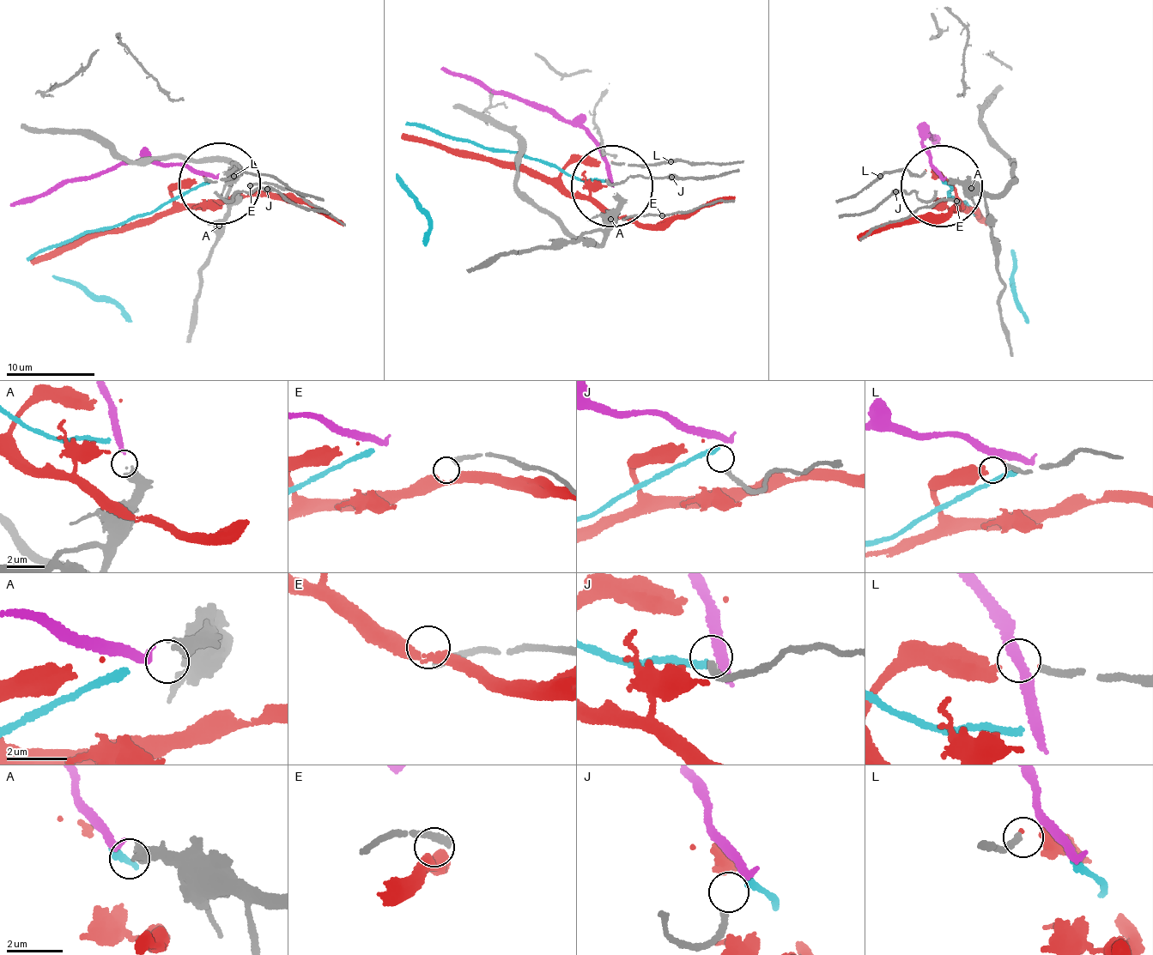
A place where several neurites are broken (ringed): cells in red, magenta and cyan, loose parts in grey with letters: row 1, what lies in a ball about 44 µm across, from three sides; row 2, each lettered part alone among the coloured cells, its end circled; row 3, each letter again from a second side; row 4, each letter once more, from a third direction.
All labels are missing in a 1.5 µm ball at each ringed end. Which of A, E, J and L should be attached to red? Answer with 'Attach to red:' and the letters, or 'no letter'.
Attach to red: no letter

